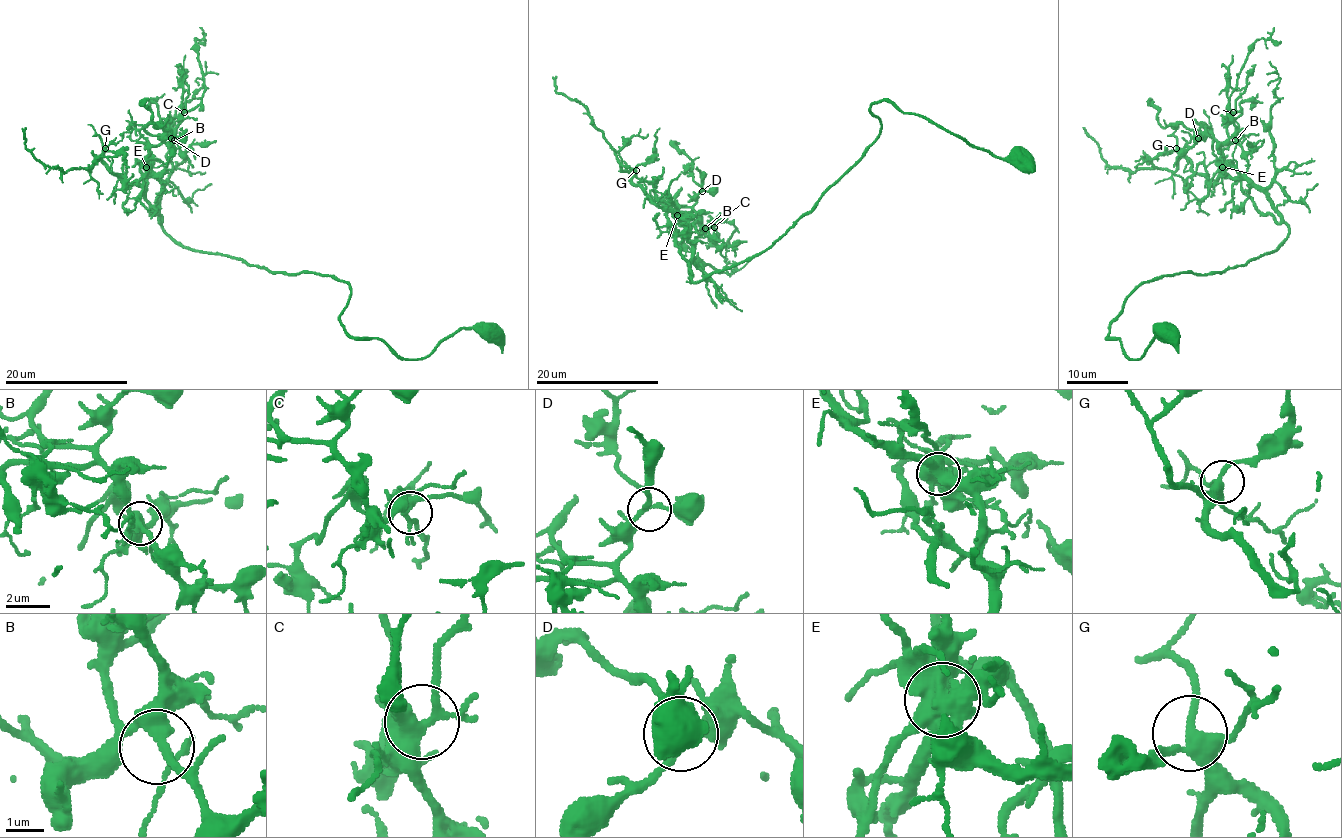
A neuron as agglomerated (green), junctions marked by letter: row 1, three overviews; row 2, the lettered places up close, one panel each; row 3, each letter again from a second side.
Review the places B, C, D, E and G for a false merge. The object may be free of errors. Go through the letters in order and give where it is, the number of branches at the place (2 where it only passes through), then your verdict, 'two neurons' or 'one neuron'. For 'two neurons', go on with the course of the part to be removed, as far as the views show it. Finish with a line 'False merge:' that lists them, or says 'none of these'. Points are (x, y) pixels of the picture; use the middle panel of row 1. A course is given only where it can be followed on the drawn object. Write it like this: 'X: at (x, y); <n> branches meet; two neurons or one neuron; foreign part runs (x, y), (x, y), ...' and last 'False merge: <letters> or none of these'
B: at (705, 228); 5 branches meet; one neuron
C: at (714, 227); 6 branches meet; one neuron
D: at (702, 191); 4 branches meet; one neuron
E: at (677, 215); 6 branches meet; two neurons; foreign part runs (677, 216), (668, 194), (670, 183), (680, 174)
G: at (636, 170); 4 branches meet; one neuron
False merge: E

